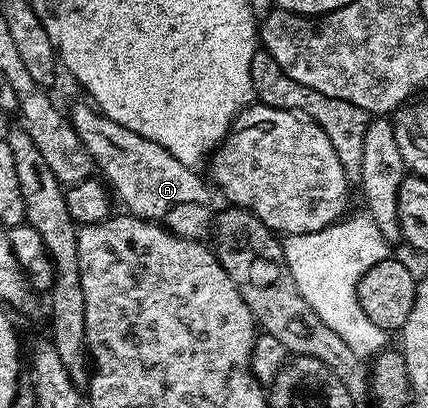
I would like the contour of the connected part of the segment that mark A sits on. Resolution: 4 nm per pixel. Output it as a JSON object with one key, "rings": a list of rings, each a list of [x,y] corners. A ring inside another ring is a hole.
{"rings":[[[84,103],[69,107],[68,114],[97,170],[115,196],[119,196],[126,205],[125,210],[129,214],[159,223],[184,239],[200,241],[209,229],[211,232],[216,213],[215,207],[212,207],[211,188],[204,185],[193,168],[184,166],[163,146],[117,125],[114,120]]]}

